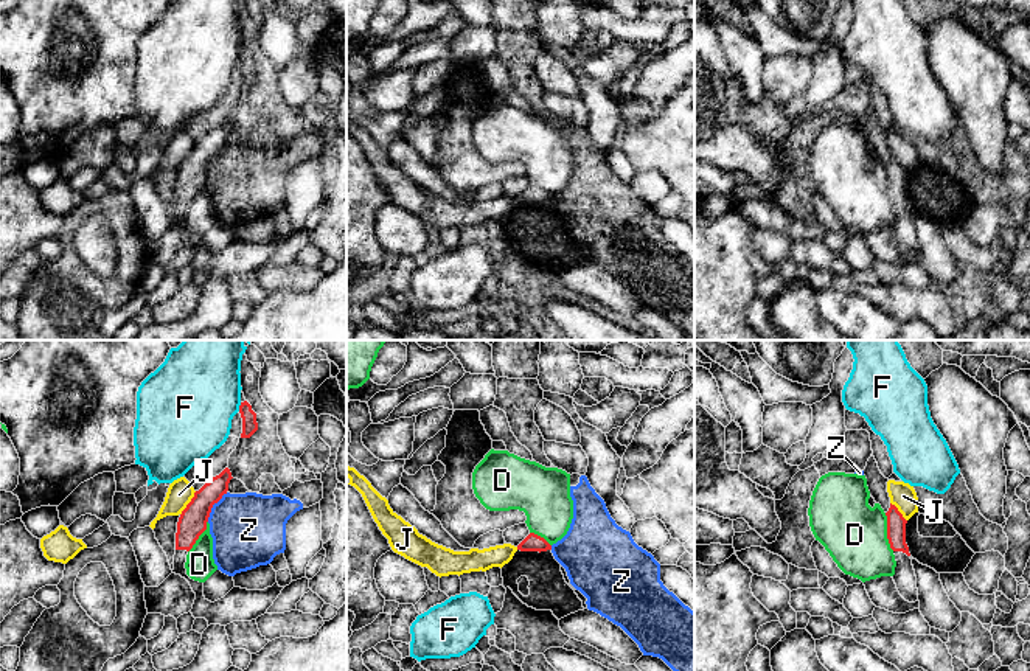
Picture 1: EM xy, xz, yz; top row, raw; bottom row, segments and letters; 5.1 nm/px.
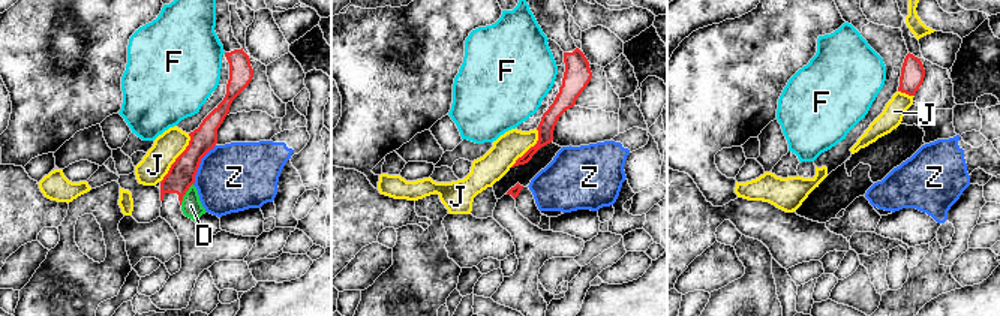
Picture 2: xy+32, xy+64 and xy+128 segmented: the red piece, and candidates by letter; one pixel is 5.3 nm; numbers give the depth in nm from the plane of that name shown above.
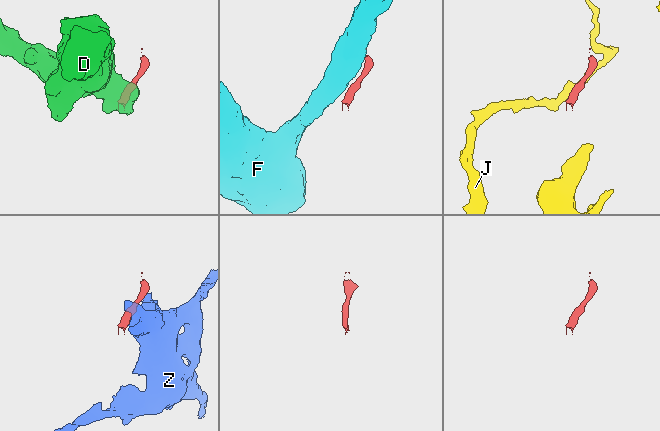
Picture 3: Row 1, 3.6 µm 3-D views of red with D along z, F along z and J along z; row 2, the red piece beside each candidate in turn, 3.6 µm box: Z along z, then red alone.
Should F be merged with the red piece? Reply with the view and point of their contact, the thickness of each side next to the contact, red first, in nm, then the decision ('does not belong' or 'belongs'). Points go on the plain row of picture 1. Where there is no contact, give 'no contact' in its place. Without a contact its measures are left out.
meets red in xy at (240, 59); 80 nm thick on the red side, 460 nm on the other; does not belong

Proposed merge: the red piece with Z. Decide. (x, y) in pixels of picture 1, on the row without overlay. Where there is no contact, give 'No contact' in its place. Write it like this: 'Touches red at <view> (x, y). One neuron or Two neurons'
Touches red at xy (212, 159). Two neurons

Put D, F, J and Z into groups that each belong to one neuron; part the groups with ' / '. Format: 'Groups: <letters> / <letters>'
Groups: D / F / J / Z

